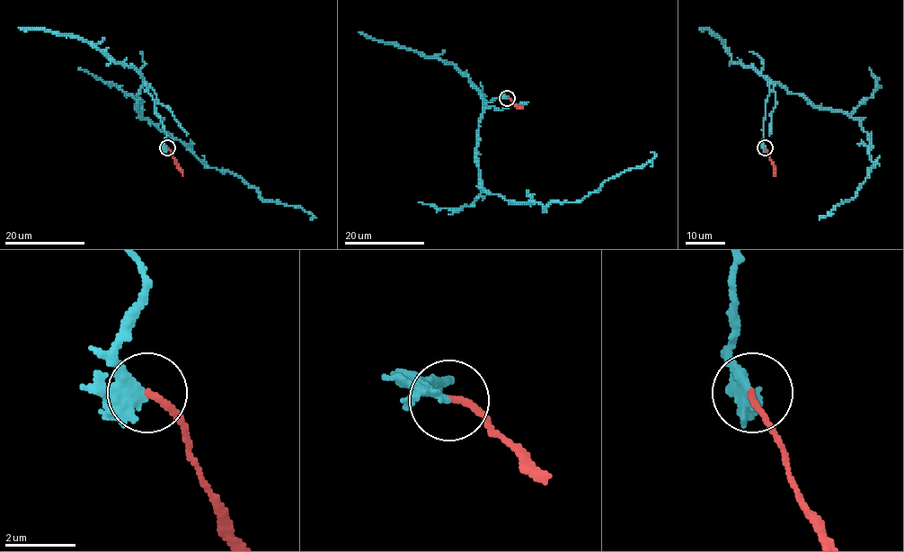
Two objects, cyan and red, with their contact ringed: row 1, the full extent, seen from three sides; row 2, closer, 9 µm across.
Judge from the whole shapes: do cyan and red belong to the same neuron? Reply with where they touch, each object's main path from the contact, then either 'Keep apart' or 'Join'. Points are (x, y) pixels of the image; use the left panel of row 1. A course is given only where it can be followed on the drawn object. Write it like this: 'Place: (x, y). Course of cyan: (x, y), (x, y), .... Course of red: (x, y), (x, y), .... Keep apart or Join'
Place: (167, 147). Course of cyan: (167, 148), (144, 82), (136, 108), (145, 119), (205, 164), (240, 176), (262, 200), (303, 209), (311, 219). Course of red: (167, 148), (182, 175). Join

